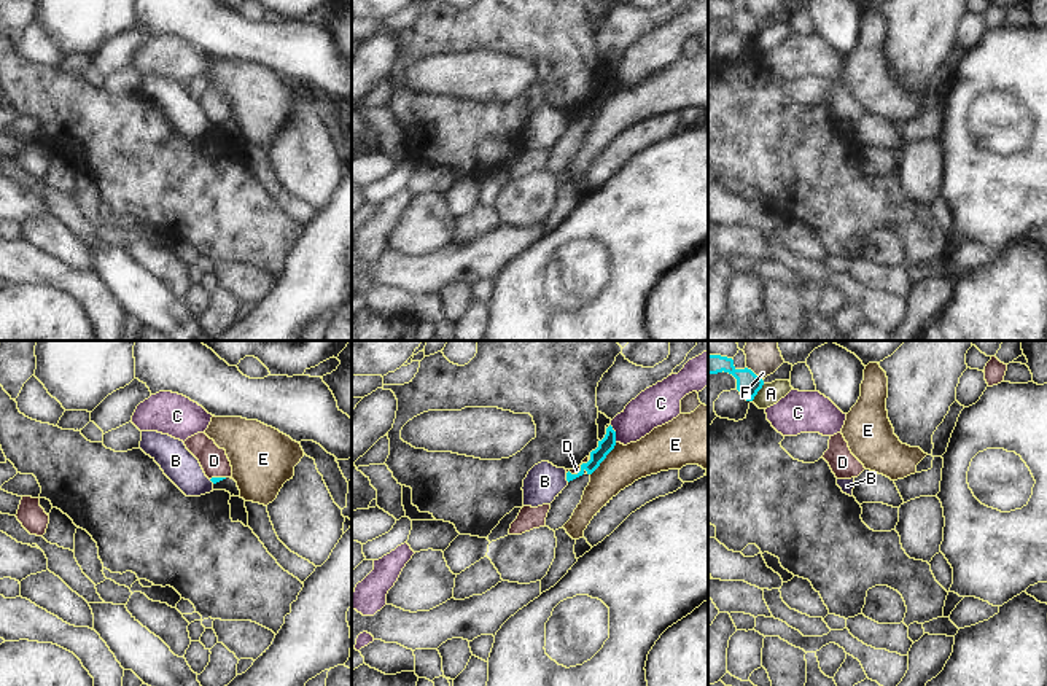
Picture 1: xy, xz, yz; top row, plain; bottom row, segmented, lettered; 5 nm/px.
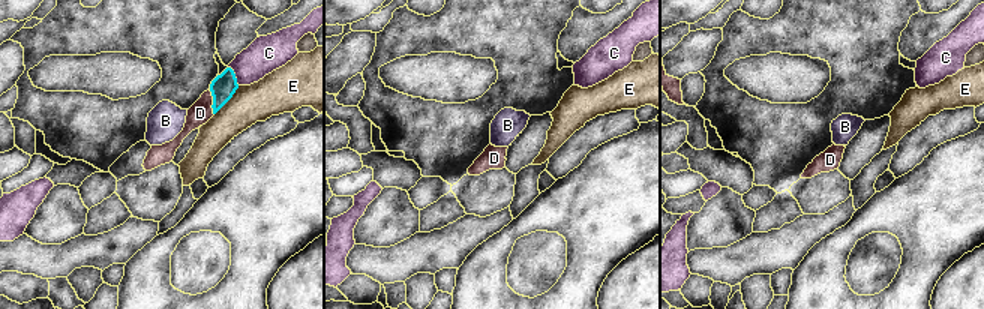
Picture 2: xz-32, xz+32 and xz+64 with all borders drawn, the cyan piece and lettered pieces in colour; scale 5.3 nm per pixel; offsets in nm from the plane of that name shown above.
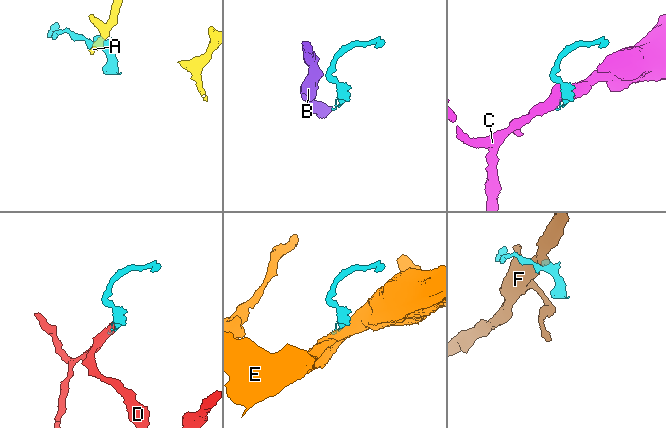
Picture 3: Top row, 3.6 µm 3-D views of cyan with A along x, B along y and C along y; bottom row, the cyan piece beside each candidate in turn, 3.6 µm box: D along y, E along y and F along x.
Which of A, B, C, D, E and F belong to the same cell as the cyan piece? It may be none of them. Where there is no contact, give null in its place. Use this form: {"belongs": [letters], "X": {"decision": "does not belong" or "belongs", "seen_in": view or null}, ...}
{"belongs": ["D"], "A": {"decision": "does not belong", "seen_in": "yz"}, "B": {"decision": "does not belong", "seen_in": "xz"}, "C": {"decision": "does not belong", "seen_in": "xz"}, "D": {"decision": "belongs", "seen_in": "xz"}, "E": {"decision": "does not belong", "seen_in": "xz"}, "F": {"decision": "does not belong", "seen_in": "yz"}}

